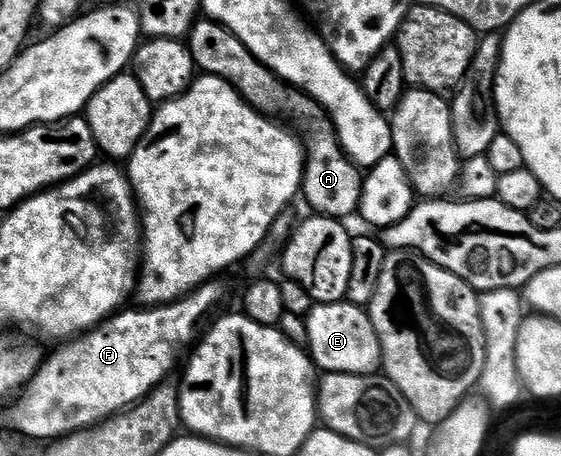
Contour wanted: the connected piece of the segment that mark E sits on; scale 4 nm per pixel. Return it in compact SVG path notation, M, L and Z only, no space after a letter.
M318 303L306 316L308 321L308 346L310 358L321 372L370 375L381 370L380 342L374 333L371 314L353 303Z

